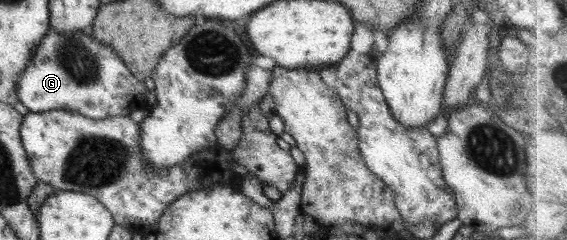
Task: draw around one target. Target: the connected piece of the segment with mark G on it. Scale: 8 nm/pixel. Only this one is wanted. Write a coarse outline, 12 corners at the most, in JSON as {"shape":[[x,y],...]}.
{"shape":[[49,27],[17,75],[37,113],[148,108],[144,81],[90,29]]}

